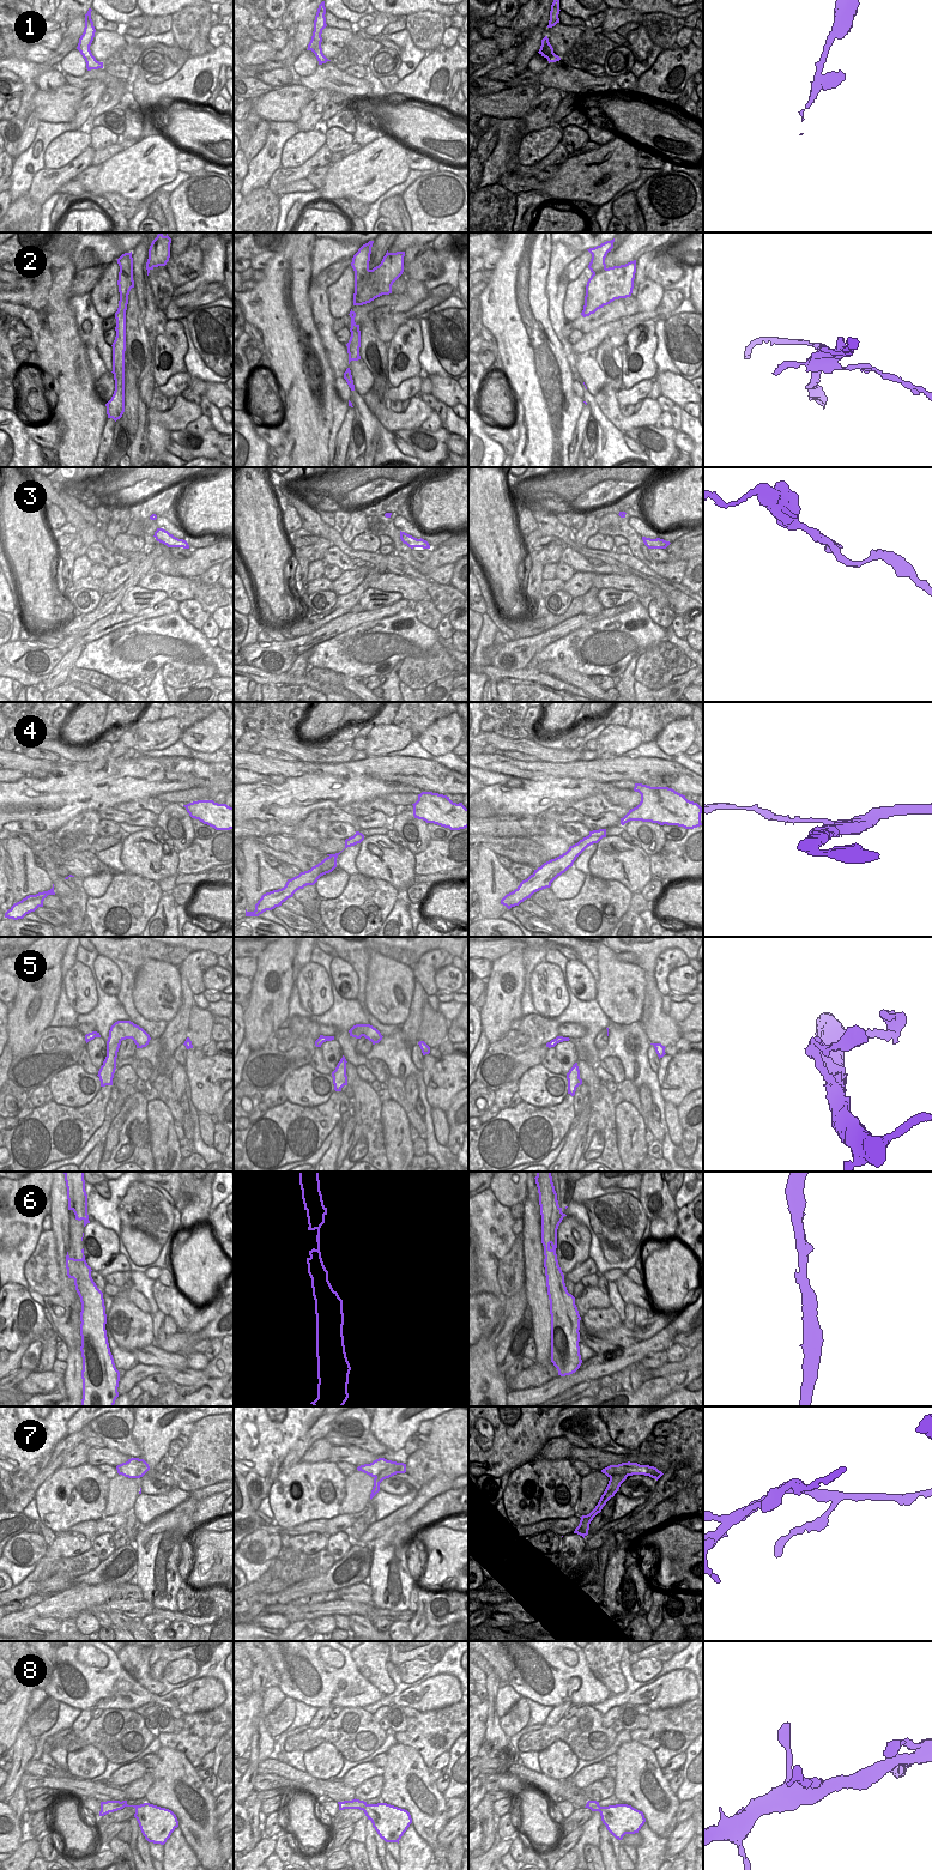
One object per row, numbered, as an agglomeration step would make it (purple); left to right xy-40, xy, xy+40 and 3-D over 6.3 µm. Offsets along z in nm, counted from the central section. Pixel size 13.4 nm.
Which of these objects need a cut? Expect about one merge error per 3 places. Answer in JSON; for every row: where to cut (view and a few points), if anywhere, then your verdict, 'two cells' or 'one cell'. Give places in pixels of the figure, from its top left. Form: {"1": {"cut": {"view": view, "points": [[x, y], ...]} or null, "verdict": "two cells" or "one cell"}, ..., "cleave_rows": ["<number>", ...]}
{"1": {"cut": null, "verdict": "one cell"}, "2": {"cut": {"view": "xy", "points": [[371, 270], [365, 274], [359, 274], [355, 282]]}, "verdict": "two cells"}, "3": {"cut": null, "verdict": "one cell"}, "4": {"cut": null, "verdict": "one cell"}, "5": {"cut": null, "verdict": "one cell"}, "6": {"cut": null, "verdict": "one cell"}, "7": {"cut": {"view": "xy+40", "points": [[610, 1476], [625, 1478]]}, "verdict": "two cells"}, "8": {"cut": null, "verdict": "one cell"}, "cleave_rows": ["2", "7"]}

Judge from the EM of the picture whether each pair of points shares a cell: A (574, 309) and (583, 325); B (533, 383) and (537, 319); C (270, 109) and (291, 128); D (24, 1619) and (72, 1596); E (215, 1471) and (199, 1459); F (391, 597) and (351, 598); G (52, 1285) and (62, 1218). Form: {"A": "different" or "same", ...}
{"A": "different", "B": "same", "C": "different", "D": "same", "E": "different", "F": "different", "G": "different"}

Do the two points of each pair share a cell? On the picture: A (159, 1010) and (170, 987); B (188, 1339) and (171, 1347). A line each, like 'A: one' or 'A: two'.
A: one
B: one

